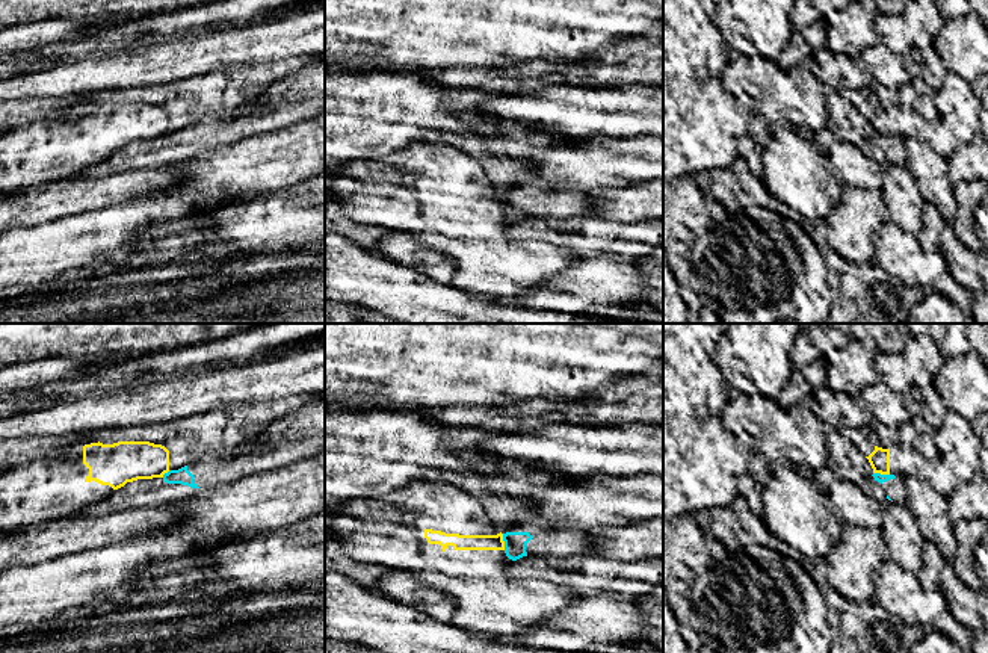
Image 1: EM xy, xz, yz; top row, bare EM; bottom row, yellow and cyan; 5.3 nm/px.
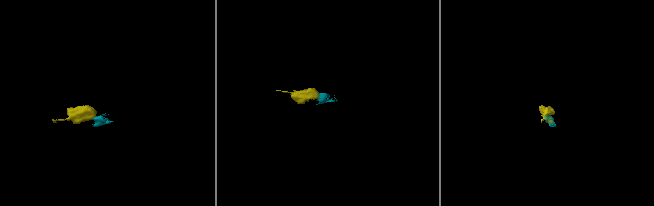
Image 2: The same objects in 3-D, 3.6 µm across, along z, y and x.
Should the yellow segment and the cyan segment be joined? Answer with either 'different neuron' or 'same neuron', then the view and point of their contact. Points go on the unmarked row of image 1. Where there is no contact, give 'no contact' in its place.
different neuron; contact xz (503, 203)

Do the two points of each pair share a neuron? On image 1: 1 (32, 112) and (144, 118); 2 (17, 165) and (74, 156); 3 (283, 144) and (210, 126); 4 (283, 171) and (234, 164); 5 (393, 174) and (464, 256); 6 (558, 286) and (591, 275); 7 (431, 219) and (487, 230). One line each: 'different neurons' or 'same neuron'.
1: different neurons
2: same neuron
3: different neurons
4: same neuron
5: same neuron
6: same neuron
7: same neuron

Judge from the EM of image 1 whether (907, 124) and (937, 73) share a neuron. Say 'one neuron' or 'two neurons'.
two neurons

